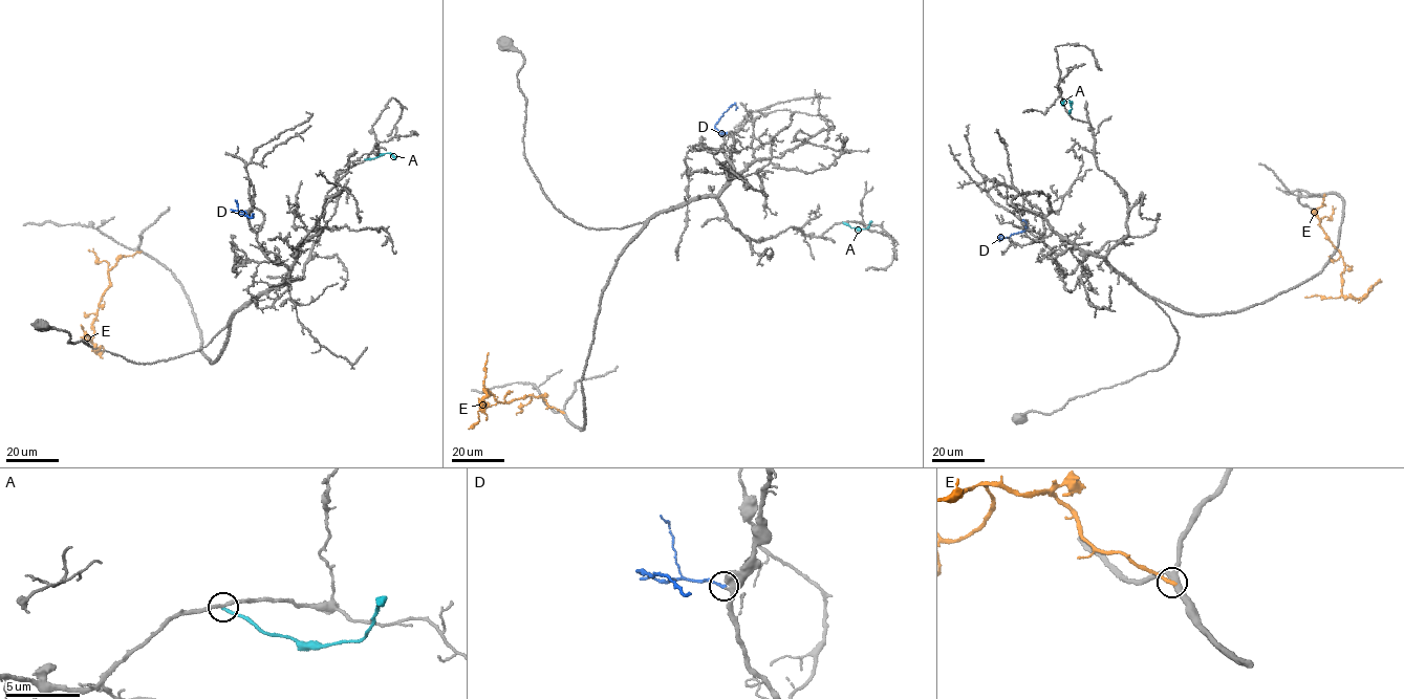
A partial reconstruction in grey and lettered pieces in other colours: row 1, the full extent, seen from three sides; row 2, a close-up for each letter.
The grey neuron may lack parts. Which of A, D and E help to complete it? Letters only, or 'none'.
D

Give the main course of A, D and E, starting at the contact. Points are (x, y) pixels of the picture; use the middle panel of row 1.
A: (843, 222), (861, 228), (867, 227), (871, 221)
D: (727, 133), (720, 133), (715, 126), (732, 104), (735, 110)
E: (563, 413), (540, 396), (528, 395), (502, 403), (486, 389), (478, 420), (468, 429)

